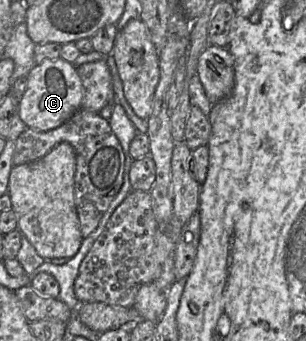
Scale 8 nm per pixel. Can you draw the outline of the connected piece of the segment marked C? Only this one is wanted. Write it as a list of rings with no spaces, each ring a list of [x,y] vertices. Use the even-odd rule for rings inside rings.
[[[58,58],[36,64],[26,76],[27,86],[18,102],[19,117],[35,131],[49,131],[64,124],[82,108],[84,89],[76,67]]]

